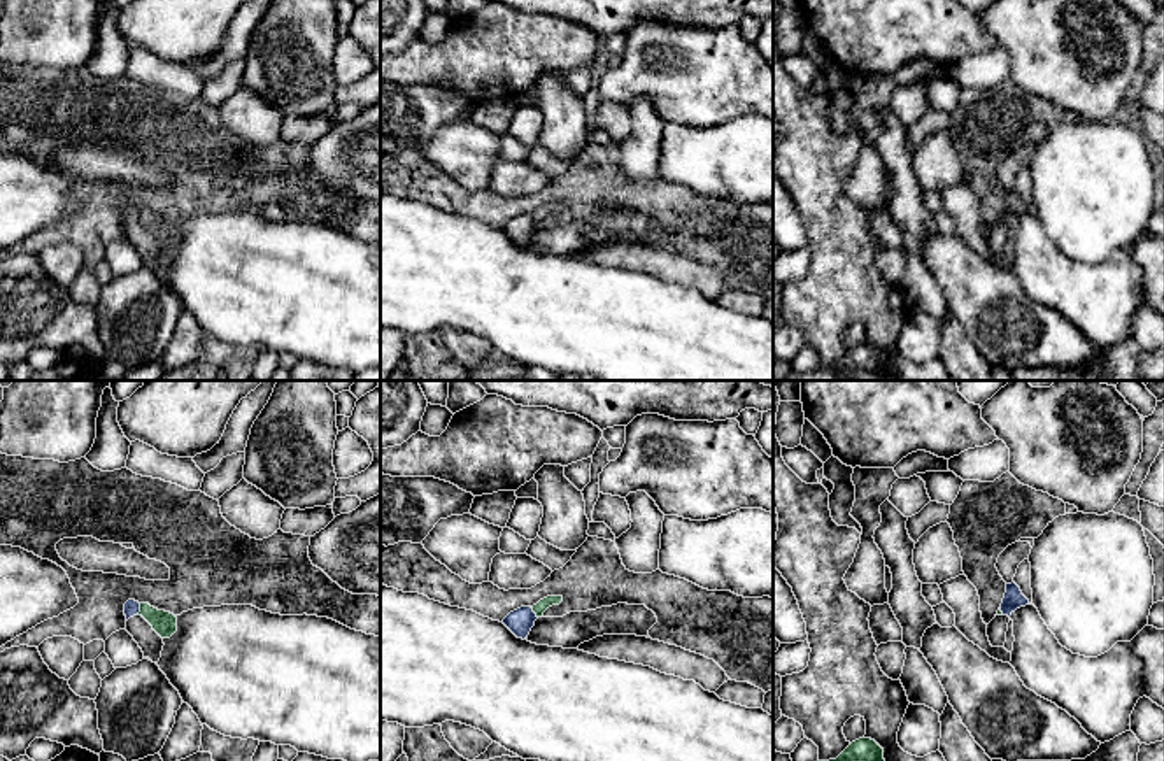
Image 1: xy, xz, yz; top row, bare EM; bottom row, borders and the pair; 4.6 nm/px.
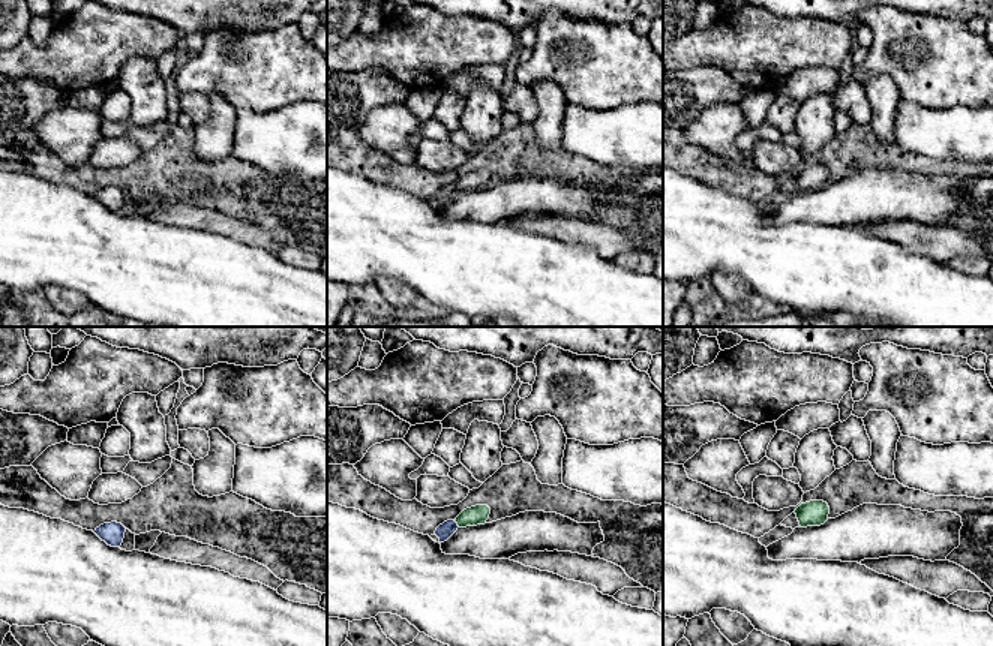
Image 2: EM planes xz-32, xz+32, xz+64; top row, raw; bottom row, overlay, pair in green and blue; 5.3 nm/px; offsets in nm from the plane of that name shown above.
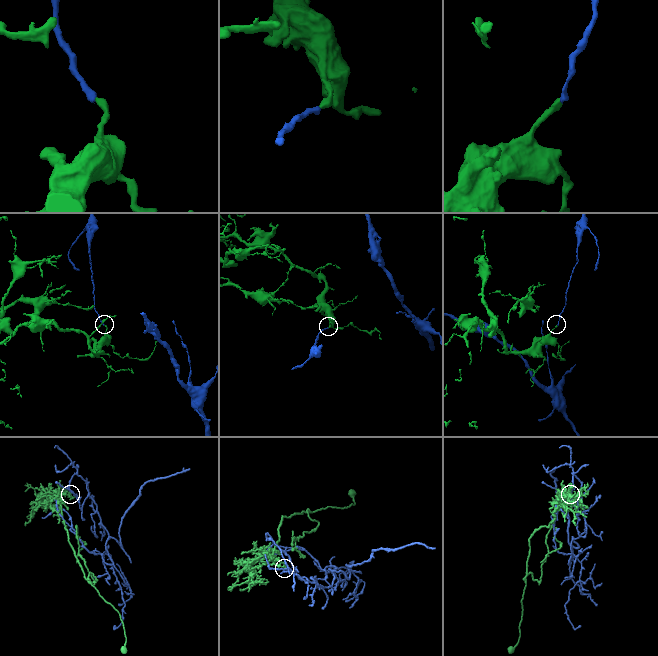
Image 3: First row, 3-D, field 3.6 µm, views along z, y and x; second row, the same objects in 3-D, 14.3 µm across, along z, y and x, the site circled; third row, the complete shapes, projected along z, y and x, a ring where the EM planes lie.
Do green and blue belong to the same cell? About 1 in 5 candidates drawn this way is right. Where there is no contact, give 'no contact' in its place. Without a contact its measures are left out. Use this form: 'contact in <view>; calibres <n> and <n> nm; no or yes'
contact in xy; calibres 110 and 70 nm; no

